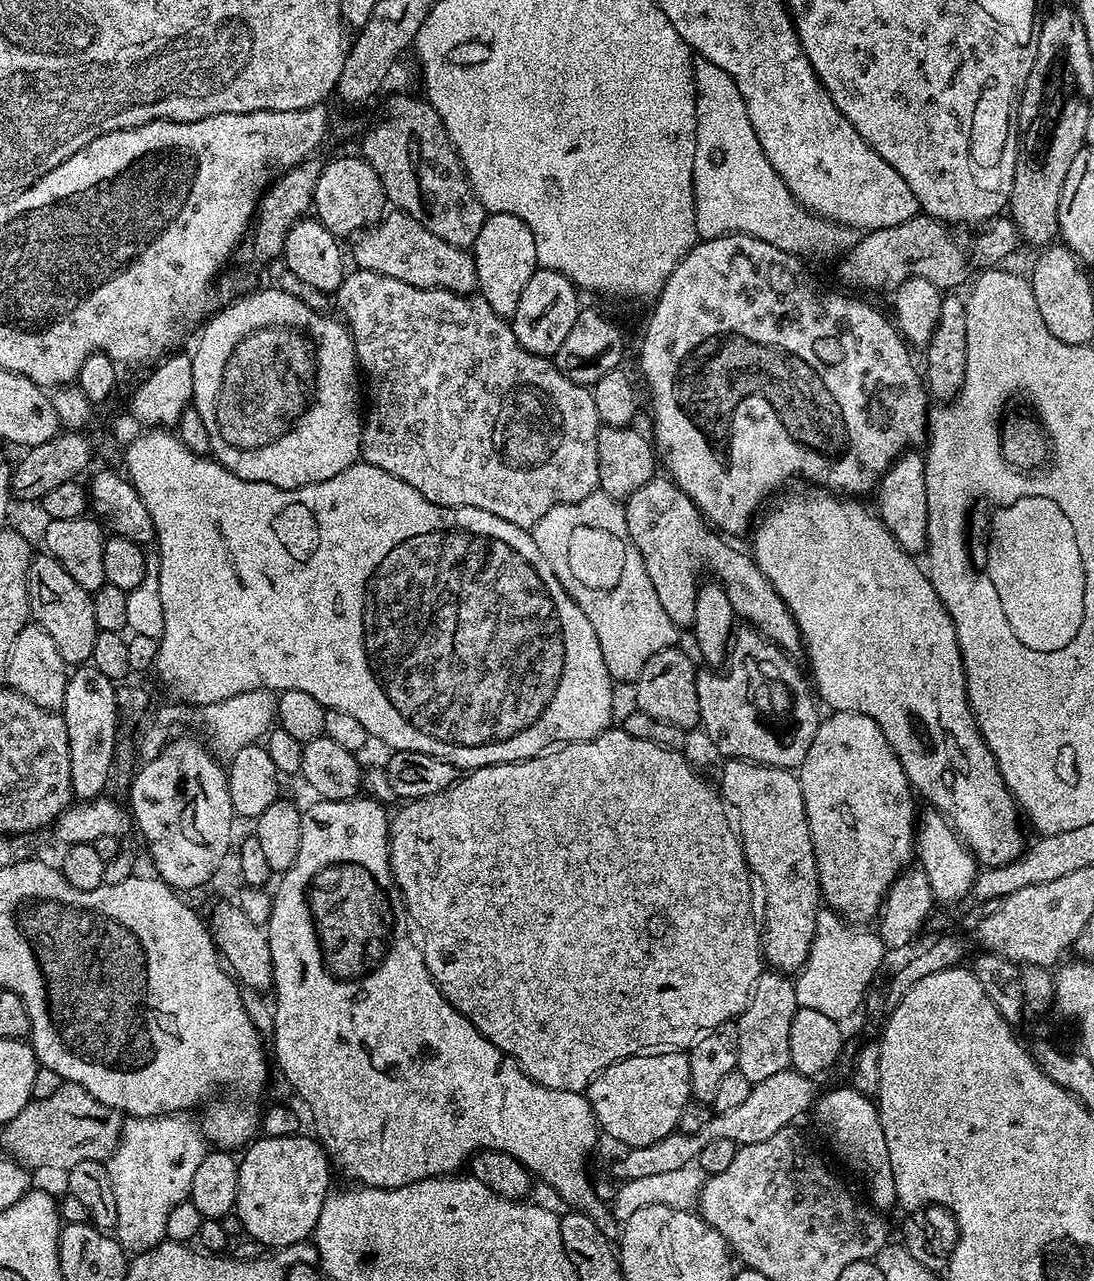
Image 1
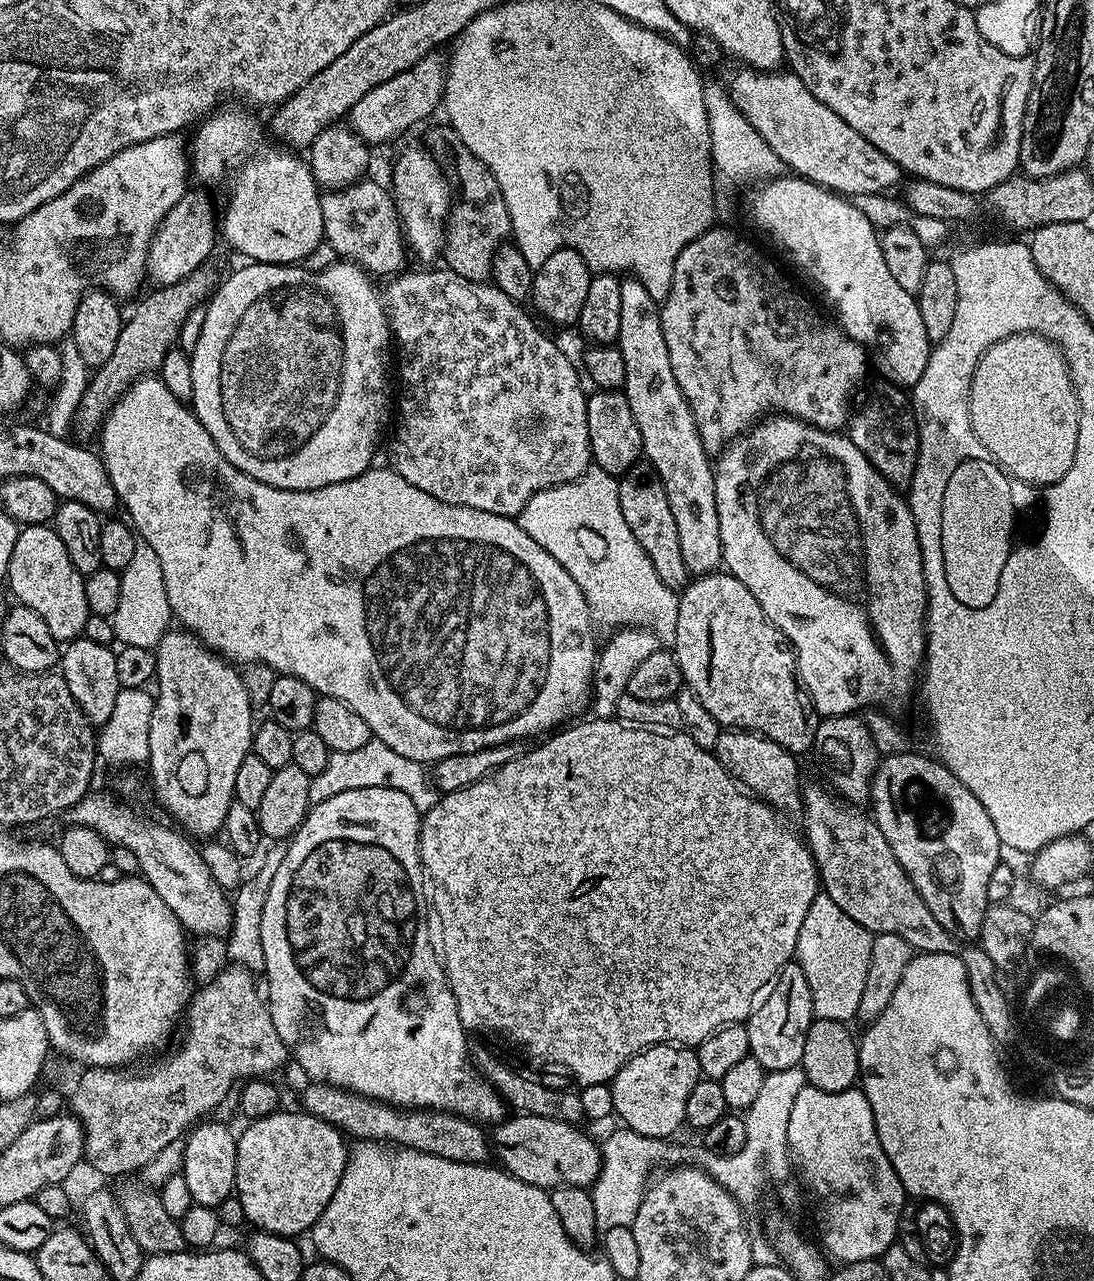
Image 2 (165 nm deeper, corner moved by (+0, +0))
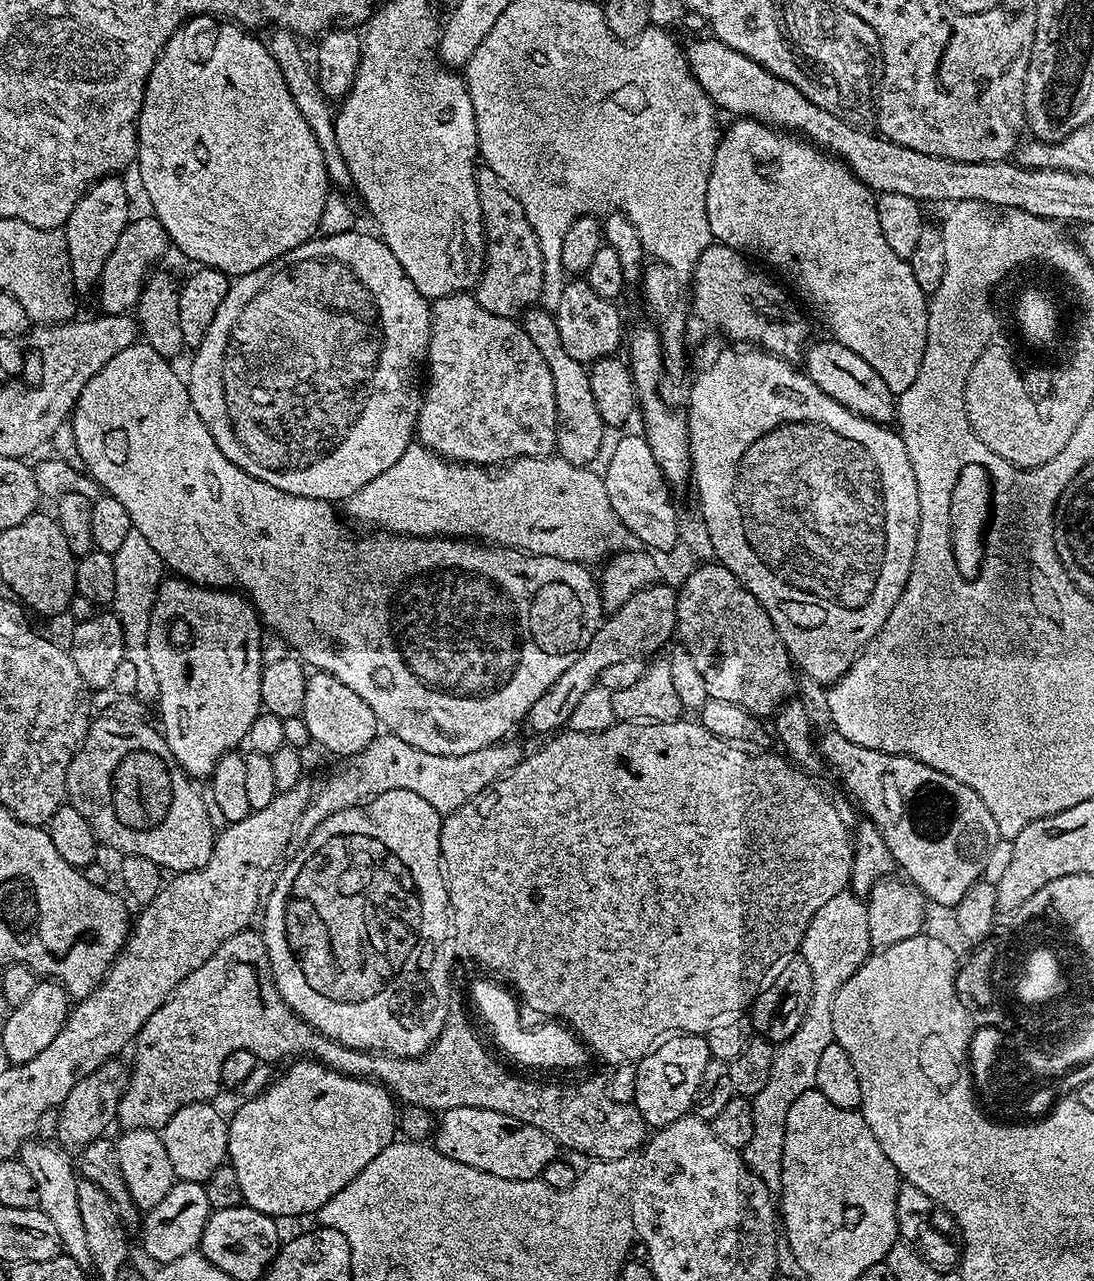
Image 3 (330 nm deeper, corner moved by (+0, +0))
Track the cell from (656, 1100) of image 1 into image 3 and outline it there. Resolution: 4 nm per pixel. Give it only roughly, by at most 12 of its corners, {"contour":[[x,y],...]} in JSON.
{"contour":[[672,1034],[636,1061],[649,1129],[692,1112],[707,1035]]}

